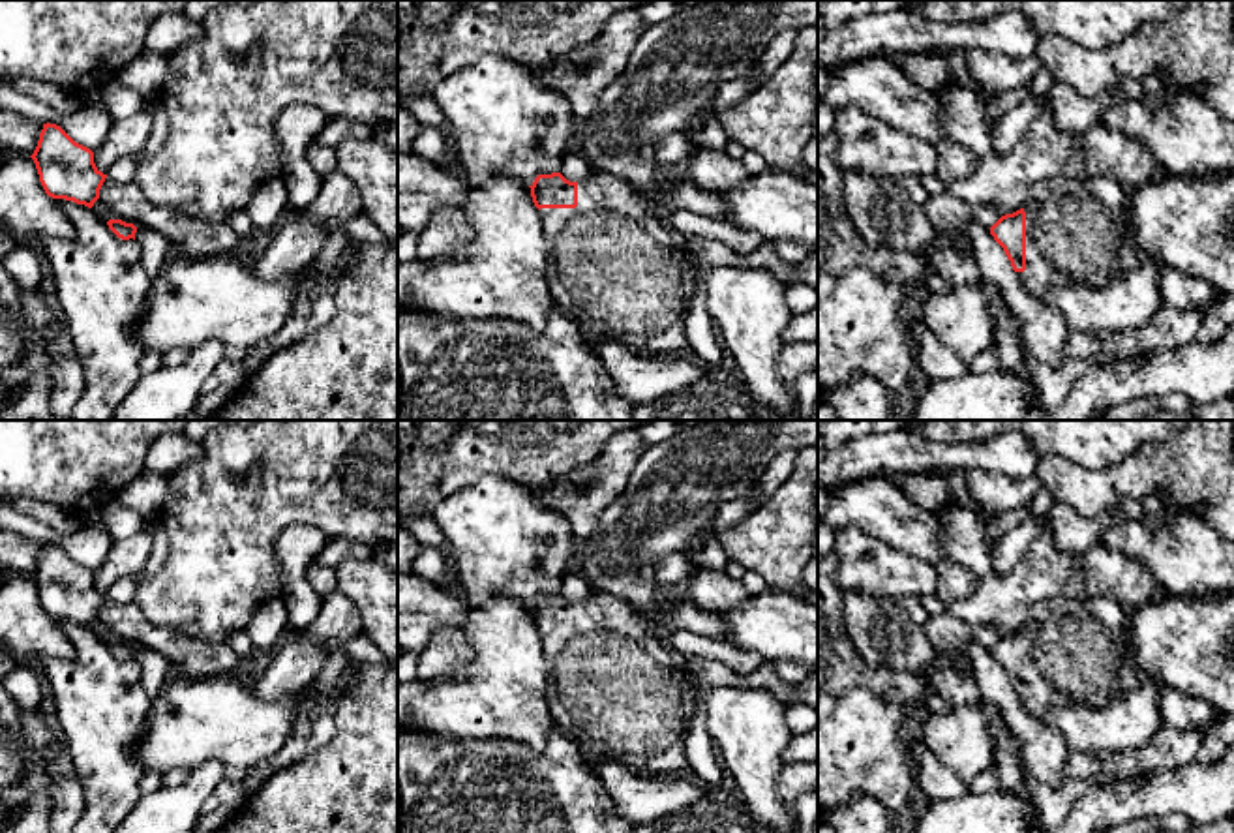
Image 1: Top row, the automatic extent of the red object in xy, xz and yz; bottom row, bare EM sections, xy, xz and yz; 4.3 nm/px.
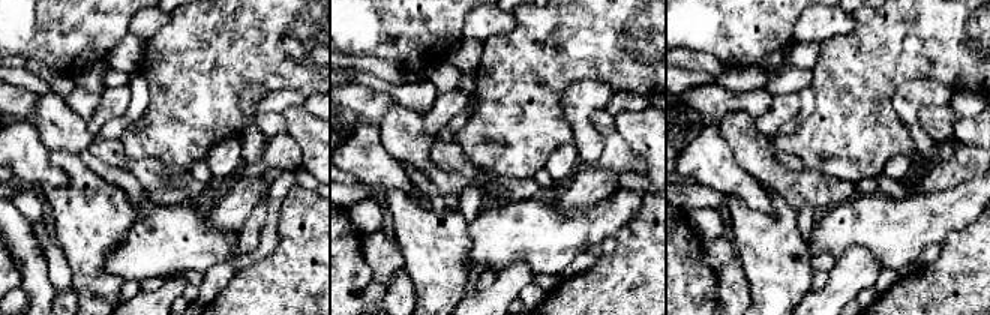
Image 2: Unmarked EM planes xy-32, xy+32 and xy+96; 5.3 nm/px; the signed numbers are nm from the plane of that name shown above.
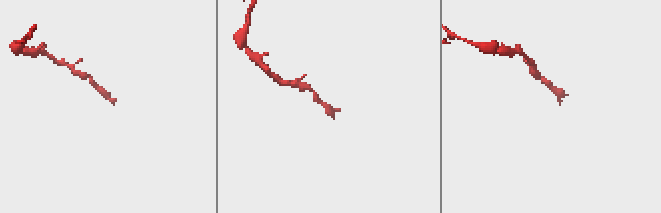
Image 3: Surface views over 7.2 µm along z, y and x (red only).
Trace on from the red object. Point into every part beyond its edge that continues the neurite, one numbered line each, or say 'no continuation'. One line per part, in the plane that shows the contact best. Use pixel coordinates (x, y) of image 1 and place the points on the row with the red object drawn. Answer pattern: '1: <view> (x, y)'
1: yz (1081, 231)

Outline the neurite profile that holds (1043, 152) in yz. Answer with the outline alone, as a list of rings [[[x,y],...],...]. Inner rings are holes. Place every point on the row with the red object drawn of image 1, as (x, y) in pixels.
[[[1043,96],[1039,114],[1016,144],[1003,156],[992,150],[979,158],[973,174],[955,182],[949,191],[1005,216],[1024,206],[1035,184],[1052,178],[1112,178],[1133,191],[1161,174],[1151,152],[1123,131],[1101,122],[1078,135],[1060,131]]]

